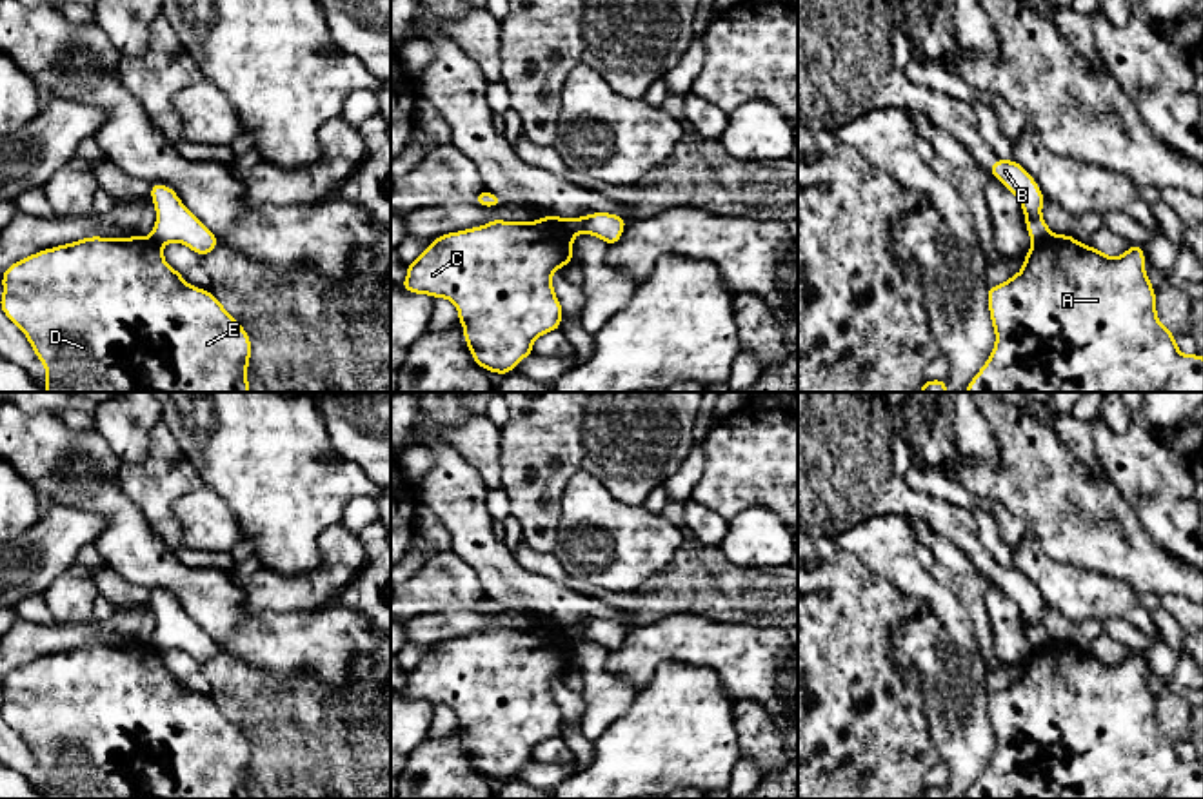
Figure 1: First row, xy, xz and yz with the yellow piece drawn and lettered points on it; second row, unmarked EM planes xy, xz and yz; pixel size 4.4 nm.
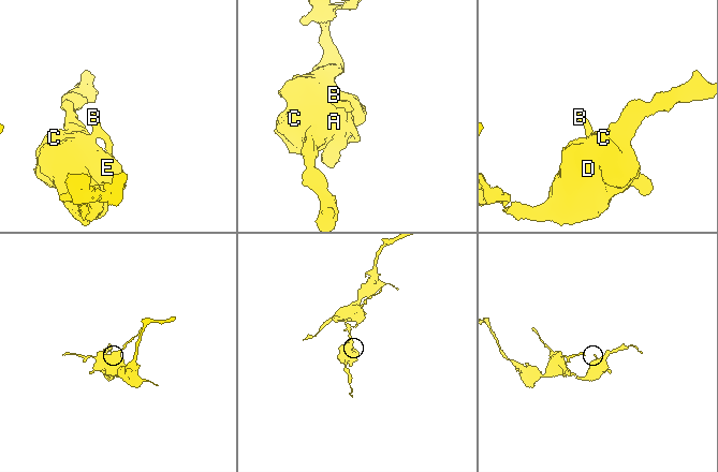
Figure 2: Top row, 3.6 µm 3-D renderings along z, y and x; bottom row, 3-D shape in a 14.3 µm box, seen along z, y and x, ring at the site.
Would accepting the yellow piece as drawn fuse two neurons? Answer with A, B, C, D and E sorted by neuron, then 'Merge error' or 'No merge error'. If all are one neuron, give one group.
Groups: A C D E / B. Merge error

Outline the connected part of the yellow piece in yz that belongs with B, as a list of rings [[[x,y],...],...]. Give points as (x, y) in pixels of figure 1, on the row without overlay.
[[[998,565],[989,579],[1019,607],[1025,619],[1025,634],[1032,650],[1041,648],[1050,641],[1050,636],[1041,623],[1045,603],[1036,587],[1016,567]]]

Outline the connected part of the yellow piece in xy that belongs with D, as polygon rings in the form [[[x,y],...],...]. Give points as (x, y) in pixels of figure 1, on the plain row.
[[[89,643],[65,652],[38,657],[9,672],[2,681],[4,701],[0,715],[27,745],[36,764],[45,774],[45,799],[251,799],[247,772],[251,770],[251,745],[218,705],[187,690],[182,679],[164,666],[164,652],[153,643],[102,645]]]

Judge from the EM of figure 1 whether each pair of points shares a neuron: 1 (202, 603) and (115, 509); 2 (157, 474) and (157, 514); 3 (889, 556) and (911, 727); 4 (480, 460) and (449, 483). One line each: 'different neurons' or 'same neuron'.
1: same neuron
2: same neuron
3: different neurons
4: different neurons

